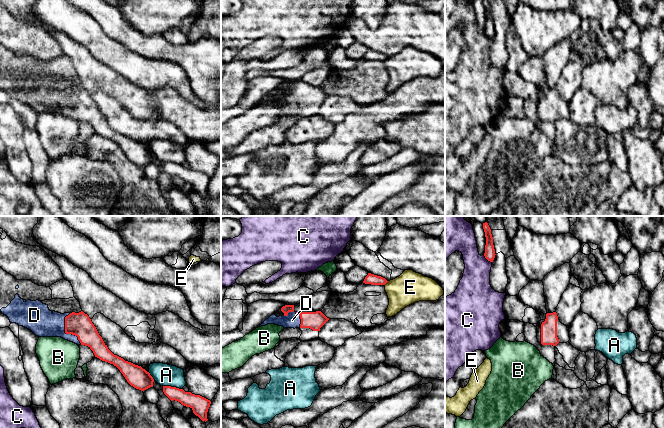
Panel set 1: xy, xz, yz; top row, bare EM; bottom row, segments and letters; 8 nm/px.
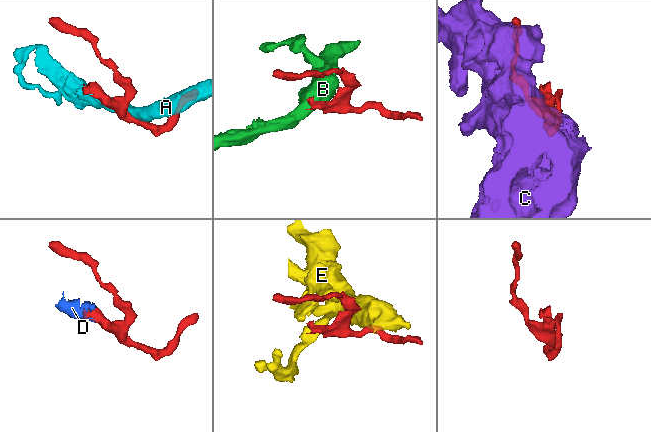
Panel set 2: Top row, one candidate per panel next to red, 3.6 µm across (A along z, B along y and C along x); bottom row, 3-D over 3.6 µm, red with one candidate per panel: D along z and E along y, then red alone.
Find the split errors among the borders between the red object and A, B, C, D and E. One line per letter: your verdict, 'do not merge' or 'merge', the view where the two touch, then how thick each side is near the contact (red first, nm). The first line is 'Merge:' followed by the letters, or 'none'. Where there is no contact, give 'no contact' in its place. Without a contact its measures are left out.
Merge: D
A: do not merge; meets red in xy; 140 nm thick on the red side, 180 nm on the other
B: do not merge; meets red in xz; 70 nm thick on the red side, 20 nm on the other
C: do not merge; meets red in yz; 90 nm thick on the red side, 260 nm on the other
D: merge; meets red in xy; 190 nm thick on the red side, 220 nm on the other
E: do not merge; meets red in xz; 90 nm thick on the red side, 260 nm on the other

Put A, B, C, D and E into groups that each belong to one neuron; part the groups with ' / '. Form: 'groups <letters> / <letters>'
groups A / B / C / D / E

